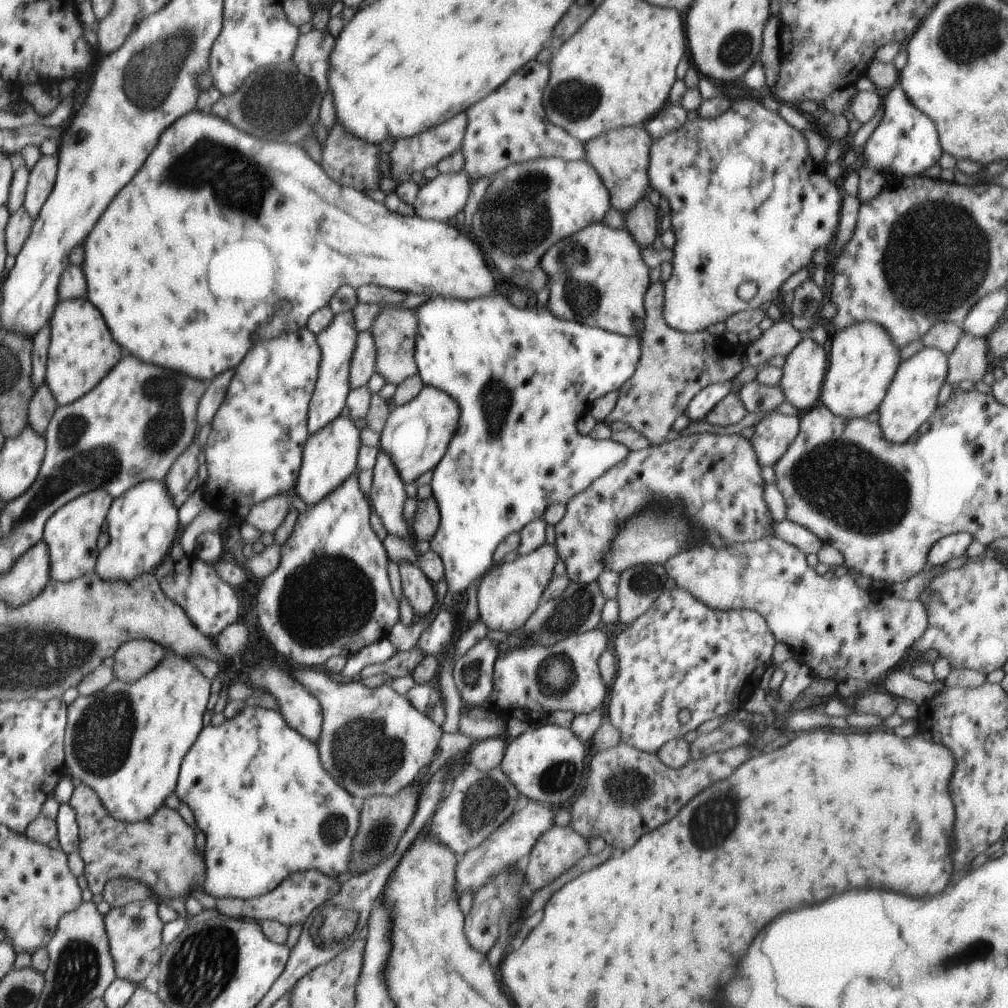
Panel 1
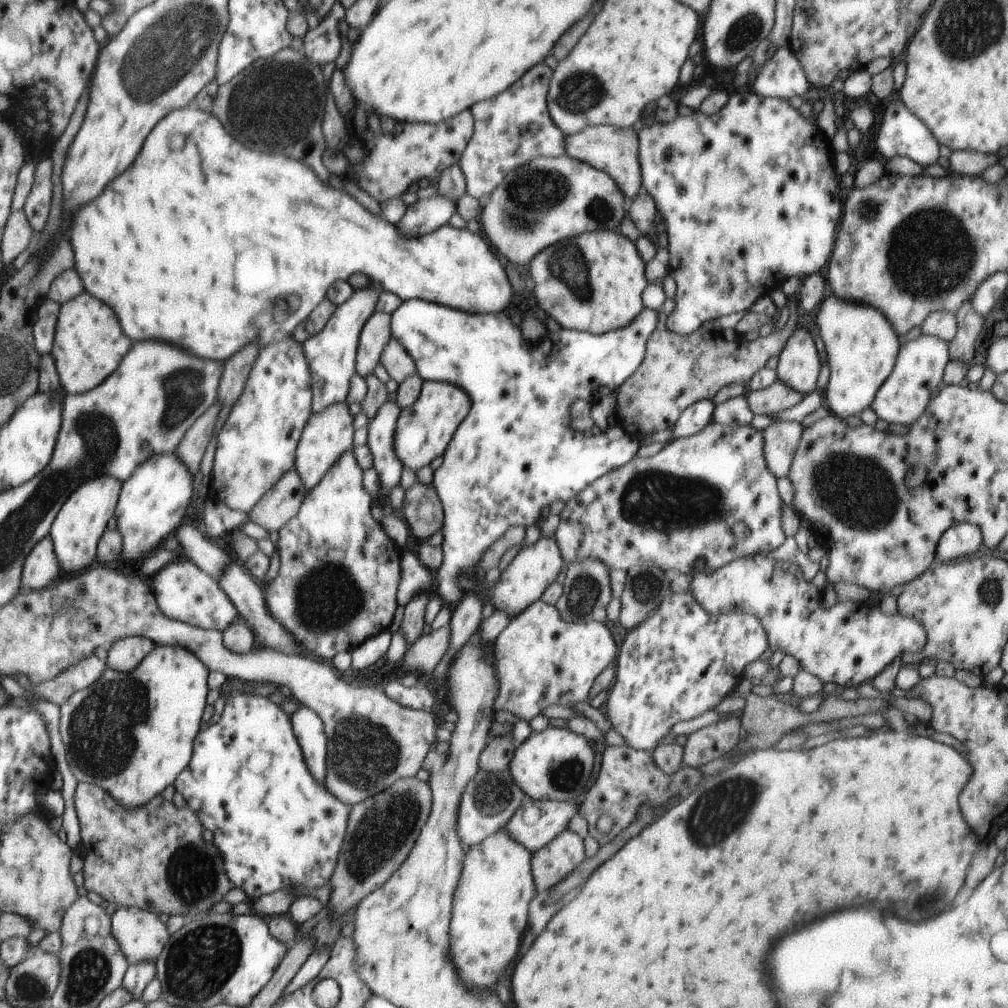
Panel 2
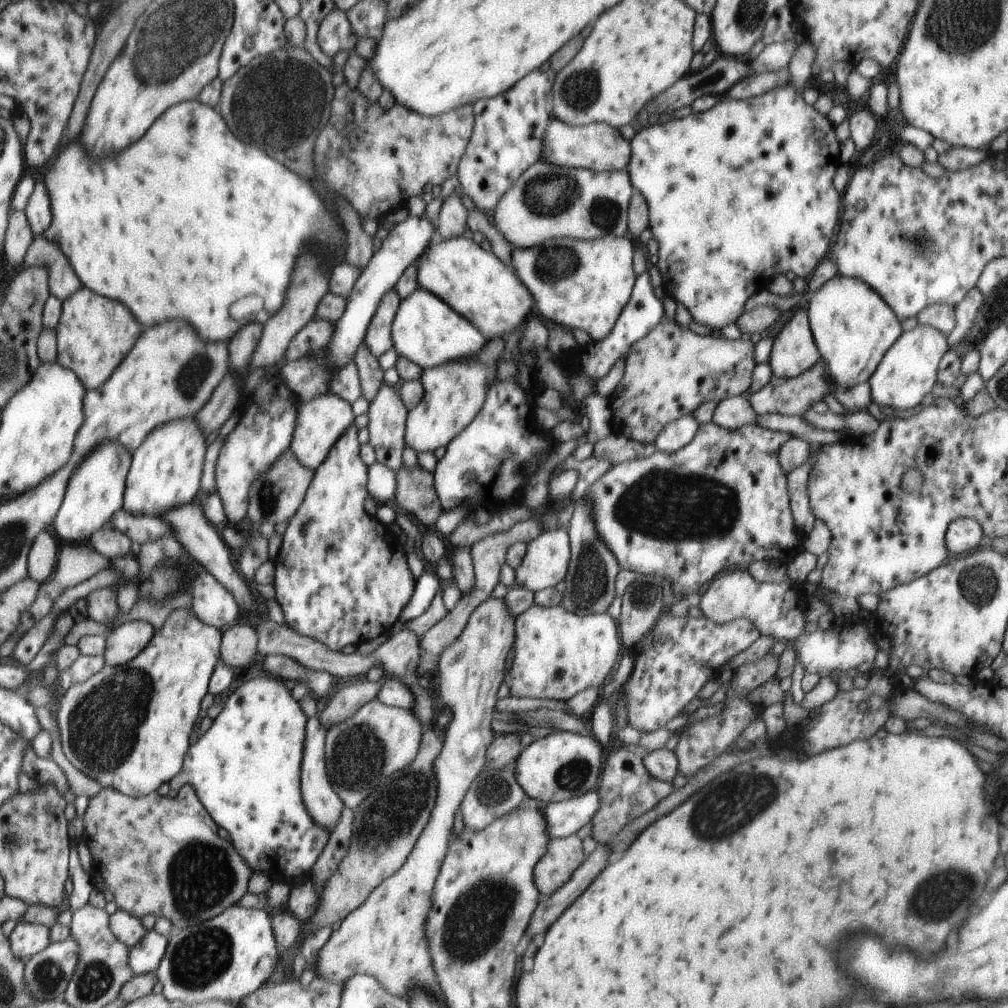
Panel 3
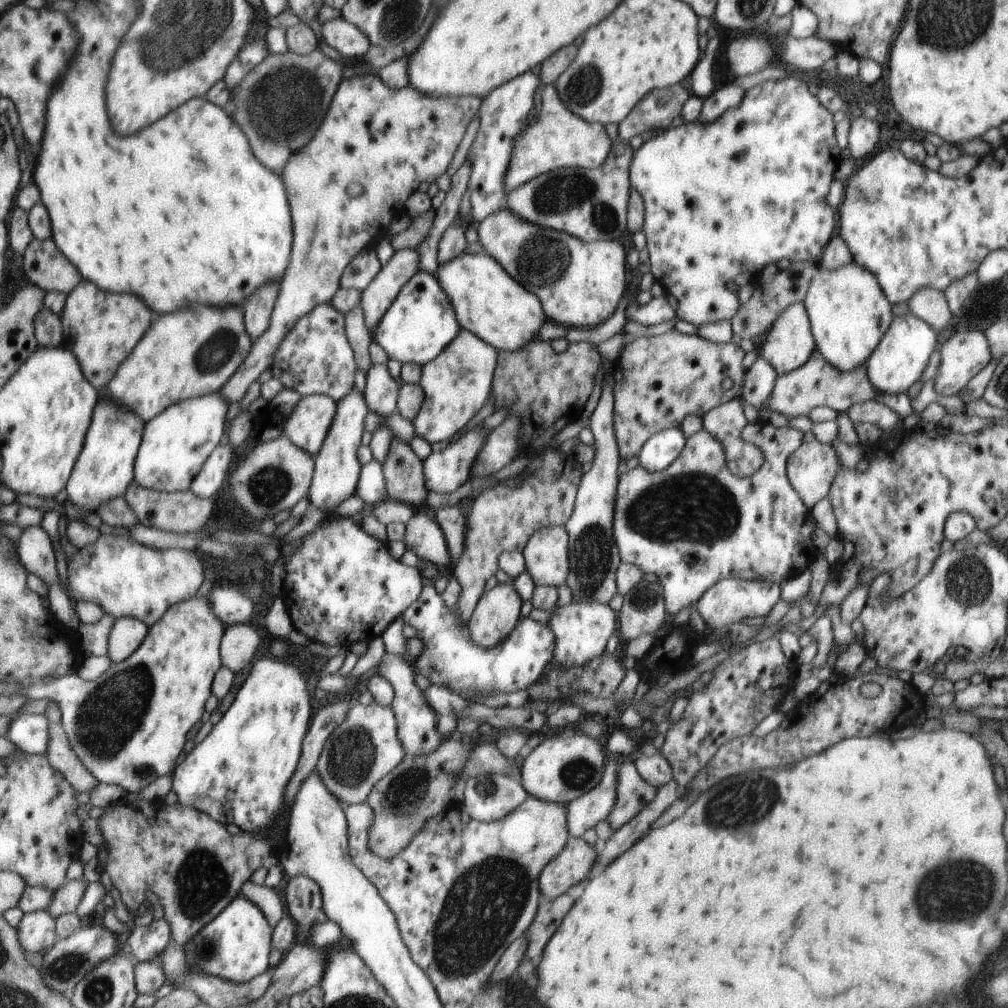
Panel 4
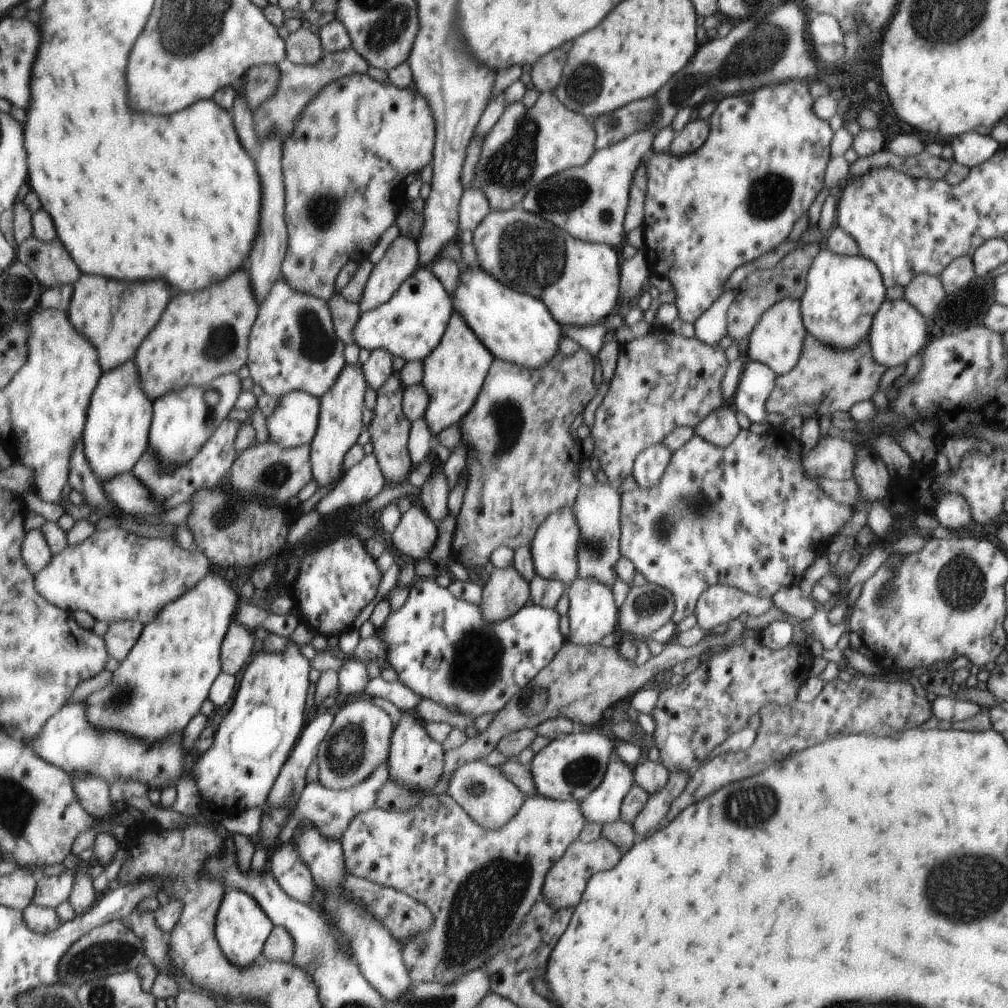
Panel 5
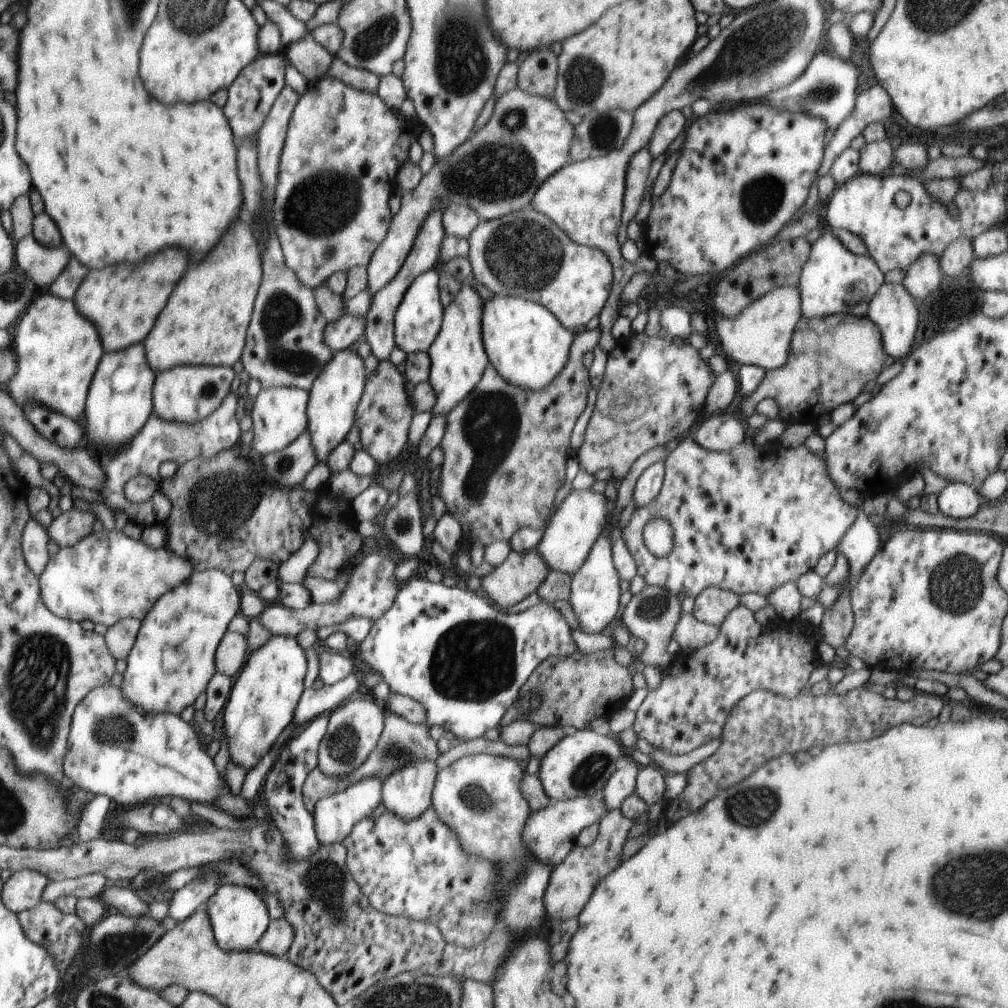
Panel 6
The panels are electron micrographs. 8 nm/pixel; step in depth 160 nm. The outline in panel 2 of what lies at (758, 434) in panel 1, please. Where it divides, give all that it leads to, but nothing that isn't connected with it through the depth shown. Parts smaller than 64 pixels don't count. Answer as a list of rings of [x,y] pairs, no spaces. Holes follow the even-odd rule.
[[[776,421],[763,431],[764,458],[777,479],[789,473],[803,430],[797,421]]]

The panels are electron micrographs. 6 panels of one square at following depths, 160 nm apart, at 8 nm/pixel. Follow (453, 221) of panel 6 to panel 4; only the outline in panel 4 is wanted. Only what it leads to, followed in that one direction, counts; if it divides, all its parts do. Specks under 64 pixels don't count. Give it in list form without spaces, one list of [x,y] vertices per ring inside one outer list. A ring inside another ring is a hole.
[[[528,71],[490,91],[482,99],[479,108],[480,128],[466,158],[466,161],[471,162],[472,167],[467,184],[471,202],[470,222],[478,224],[487,216],[506,206],[508,193],[505,192],[504,177],[512,154],[513,140],[529,126],[530,120],[527,121],[526,117],[534,105],[534,94],[537,88],[541,90],[543,88],[540,77]]]

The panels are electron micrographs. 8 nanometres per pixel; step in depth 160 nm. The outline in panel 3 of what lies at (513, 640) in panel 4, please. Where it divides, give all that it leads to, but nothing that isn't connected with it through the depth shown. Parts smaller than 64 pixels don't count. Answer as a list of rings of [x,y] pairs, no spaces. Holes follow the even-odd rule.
[[[427,571],[420,578],[416,579],[414,594],[400,613],[400,622],[406,623],[408,620],[410,621],[428,610],[432,600],[434,600],[434,596],[436,596],[437,590],[440,588],[438,579],[439,577],[436,574]]]

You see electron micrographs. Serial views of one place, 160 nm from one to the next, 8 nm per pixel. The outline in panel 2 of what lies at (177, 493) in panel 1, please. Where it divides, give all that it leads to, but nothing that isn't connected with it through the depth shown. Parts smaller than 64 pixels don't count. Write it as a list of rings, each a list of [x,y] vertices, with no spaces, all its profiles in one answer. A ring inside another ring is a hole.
[[[214,403],[208,410],[201,414],[196,422],[186,431],[183,439],[178,443],[176,454],[179,459],[197,474],[206,446],[211,442],[210,438],[215,435],[219,419],[222,415],[220,403]]]

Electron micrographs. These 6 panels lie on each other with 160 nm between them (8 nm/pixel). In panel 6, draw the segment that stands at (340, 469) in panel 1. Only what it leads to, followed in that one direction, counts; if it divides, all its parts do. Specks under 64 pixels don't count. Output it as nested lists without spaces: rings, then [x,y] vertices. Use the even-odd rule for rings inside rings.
[[[270,387],[260,389],[252,401],[250,415],[253,422],[252,448],[261,455],[281,451],[307,430],[309,392],[298,387]]]

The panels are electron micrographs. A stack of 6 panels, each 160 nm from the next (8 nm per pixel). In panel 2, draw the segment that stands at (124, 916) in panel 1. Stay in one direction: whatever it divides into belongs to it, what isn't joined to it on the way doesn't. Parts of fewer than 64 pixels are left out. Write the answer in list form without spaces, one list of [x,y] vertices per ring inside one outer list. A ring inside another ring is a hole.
[[[118,907],[111,916],[111,920],[114,936],[130,965],[140,961],[150,961],[154,964],[171,935],[166,929],[166,924],[158,919],[156,913],[140,910],[136,907]]]

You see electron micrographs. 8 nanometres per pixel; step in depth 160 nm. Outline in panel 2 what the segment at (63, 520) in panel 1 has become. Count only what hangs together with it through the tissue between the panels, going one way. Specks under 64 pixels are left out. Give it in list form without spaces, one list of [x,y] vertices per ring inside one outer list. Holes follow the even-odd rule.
[[[97,476],[82,483],[66,499],[48,534],[53,540],[63,571],[78,572],[78,570],[86,570],[86,566],[91,566],[90,562],[96,556],[96,544],[100,536],[104,534],[108,520],[114,516],[114,508],[117,508],[116,502],[118,502],[122,485],[123,482],[115,476]]]

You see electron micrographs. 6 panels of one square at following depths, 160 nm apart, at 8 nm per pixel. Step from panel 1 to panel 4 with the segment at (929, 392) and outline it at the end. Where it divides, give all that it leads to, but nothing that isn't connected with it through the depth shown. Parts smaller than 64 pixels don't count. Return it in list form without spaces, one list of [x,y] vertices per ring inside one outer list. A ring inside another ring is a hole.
[[[912,312],[904,316],[893,316],[878,346],[865,362],[870,382],[882,394],[907,394],[908,388],[922,378],[936,348],[936,336],[935,330]]]

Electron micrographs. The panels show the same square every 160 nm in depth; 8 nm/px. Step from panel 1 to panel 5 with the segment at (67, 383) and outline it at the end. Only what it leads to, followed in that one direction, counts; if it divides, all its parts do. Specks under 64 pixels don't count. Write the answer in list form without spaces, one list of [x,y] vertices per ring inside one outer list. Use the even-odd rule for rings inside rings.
[[[82,274],[74,284],[67,308],[74,328],[84,333],[97,348],[102,373],[135,358],[136,351],[148,332],[158,324],[170,300],[170,286],[164,280],[120,282],[102,276]]]

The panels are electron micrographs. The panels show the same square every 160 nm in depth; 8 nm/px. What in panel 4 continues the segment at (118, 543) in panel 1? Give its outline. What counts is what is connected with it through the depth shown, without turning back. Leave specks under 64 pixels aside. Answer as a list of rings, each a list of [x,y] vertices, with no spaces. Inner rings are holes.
[[[220,391],[182,400],[150,419],[144,427],[135,463],[134,481],[157,491],[188,491],[208,455],[219,444],[229,402]]]

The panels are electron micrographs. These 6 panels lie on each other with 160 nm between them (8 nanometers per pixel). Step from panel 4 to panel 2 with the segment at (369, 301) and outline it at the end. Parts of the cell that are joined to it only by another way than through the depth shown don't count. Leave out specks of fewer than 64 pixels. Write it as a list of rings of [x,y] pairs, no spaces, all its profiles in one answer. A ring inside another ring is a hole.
[[[375,311],[361,330],[355,360],[356,373],[361,377],[372,374],[381,362],[382,353],[391,339],[390,318],[391,314],[387,312]]]

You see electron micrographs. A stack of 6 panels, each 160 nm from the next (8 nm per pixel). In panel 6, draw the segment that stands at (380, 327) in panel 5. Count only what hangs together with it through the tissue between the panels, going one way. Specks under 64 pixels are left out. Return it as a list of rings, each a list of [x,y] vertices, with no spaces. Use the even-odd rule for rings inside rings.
[[[436,269],[423,272],[405,292],[394,315],[395,344],[406,354],[427,352],[441,329],[443,310],[439,293],[439,273]],[[344,313],[335,321],[327,321],[323,339],[332,351],[347,349],[365,334],[366,317],[353,317]]]

